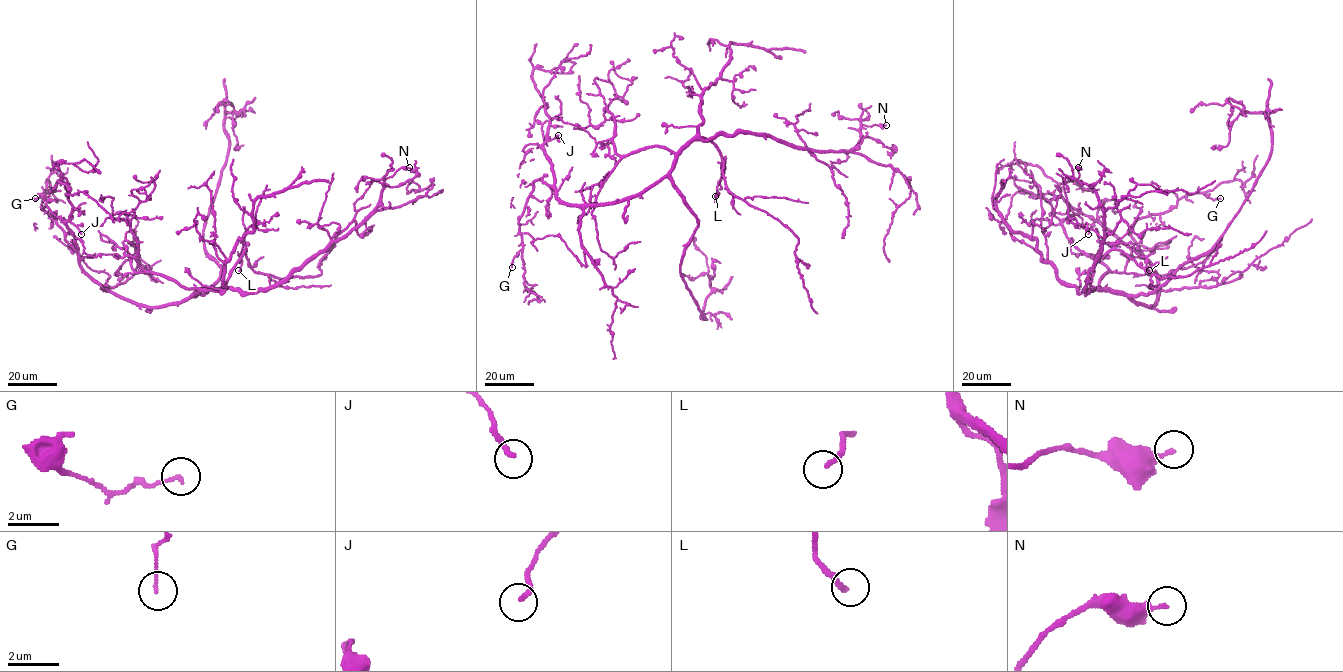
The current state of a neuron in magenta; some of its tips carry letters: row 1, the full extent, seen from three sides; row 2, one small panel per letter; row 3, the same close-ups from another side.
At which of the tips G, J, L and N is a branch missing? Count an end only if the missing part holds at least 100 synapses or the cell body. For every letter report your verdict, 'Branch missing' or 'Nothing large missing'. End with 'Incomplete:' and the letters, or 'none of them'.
G: Nothing large missing
J: Nothing large missing
L: Nothing large missing
N: Nothing large missing
Incomplete: none of them

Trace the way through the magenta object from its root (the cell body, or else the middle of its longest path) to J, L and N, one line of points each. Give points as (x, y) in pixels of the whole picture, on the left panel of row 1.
J: (194, 294), (160, 306), (120, 298), (81, 267), (75, 238), (66, 223), (72, 223), (81, 234)
L: (194, 294), (220, 288), (225, 283), (230, 270), (243, 254), (245, 243), (238, 270)
N: (194, 294), (216, 288), (258, 292), (279, 286), (354, 229), (376, 205), (383, 182), (400, 168), (409, 167)

